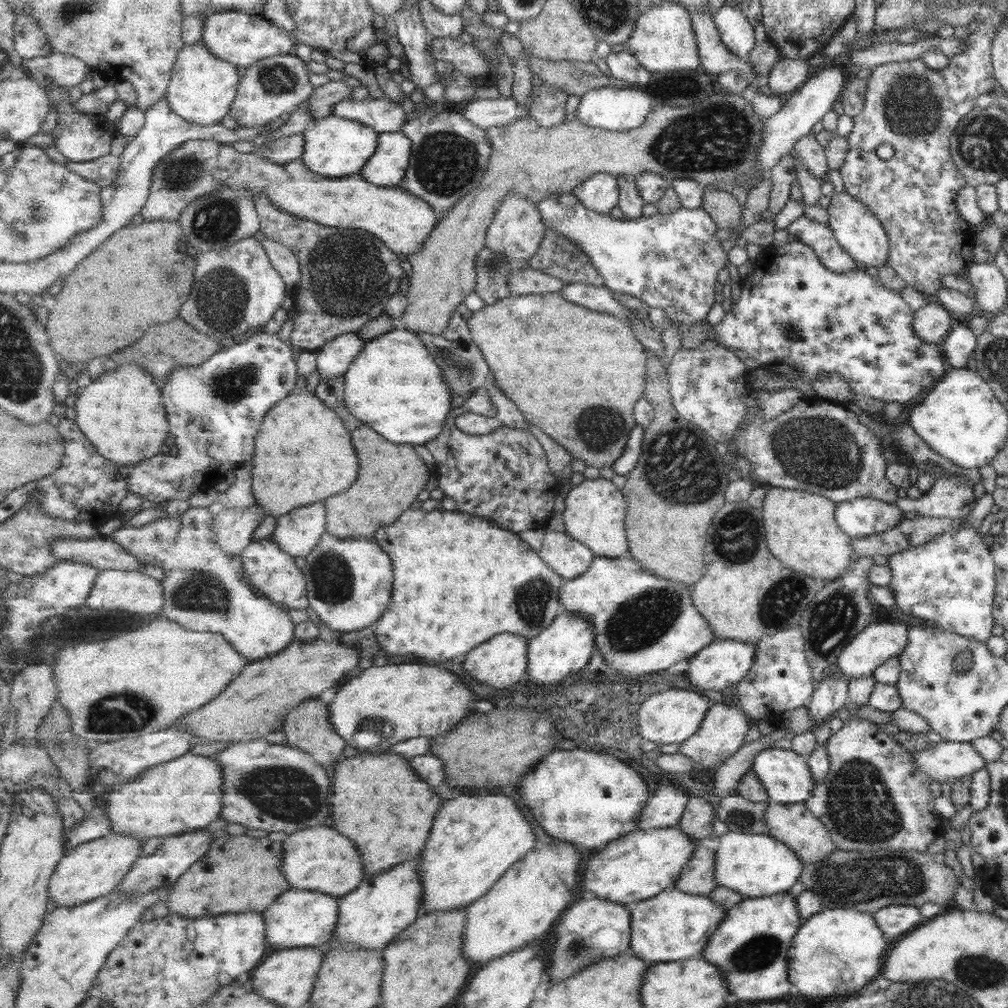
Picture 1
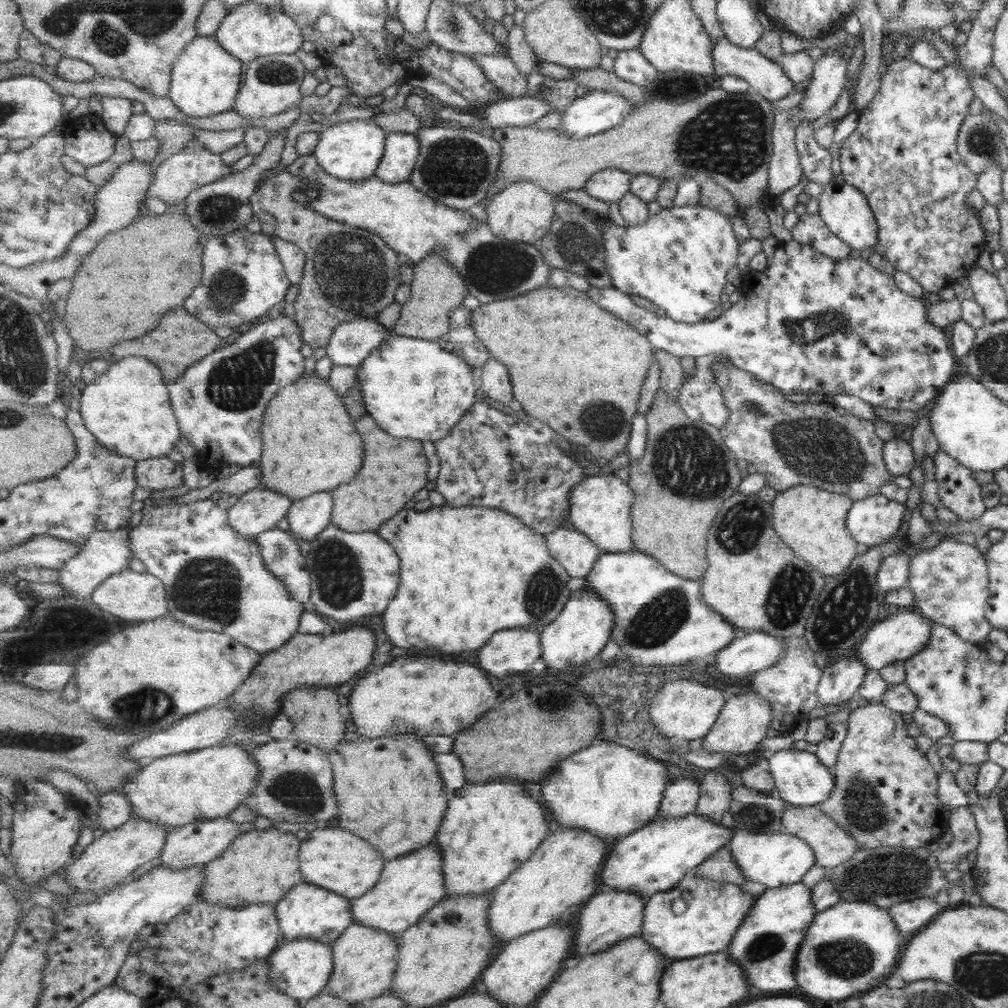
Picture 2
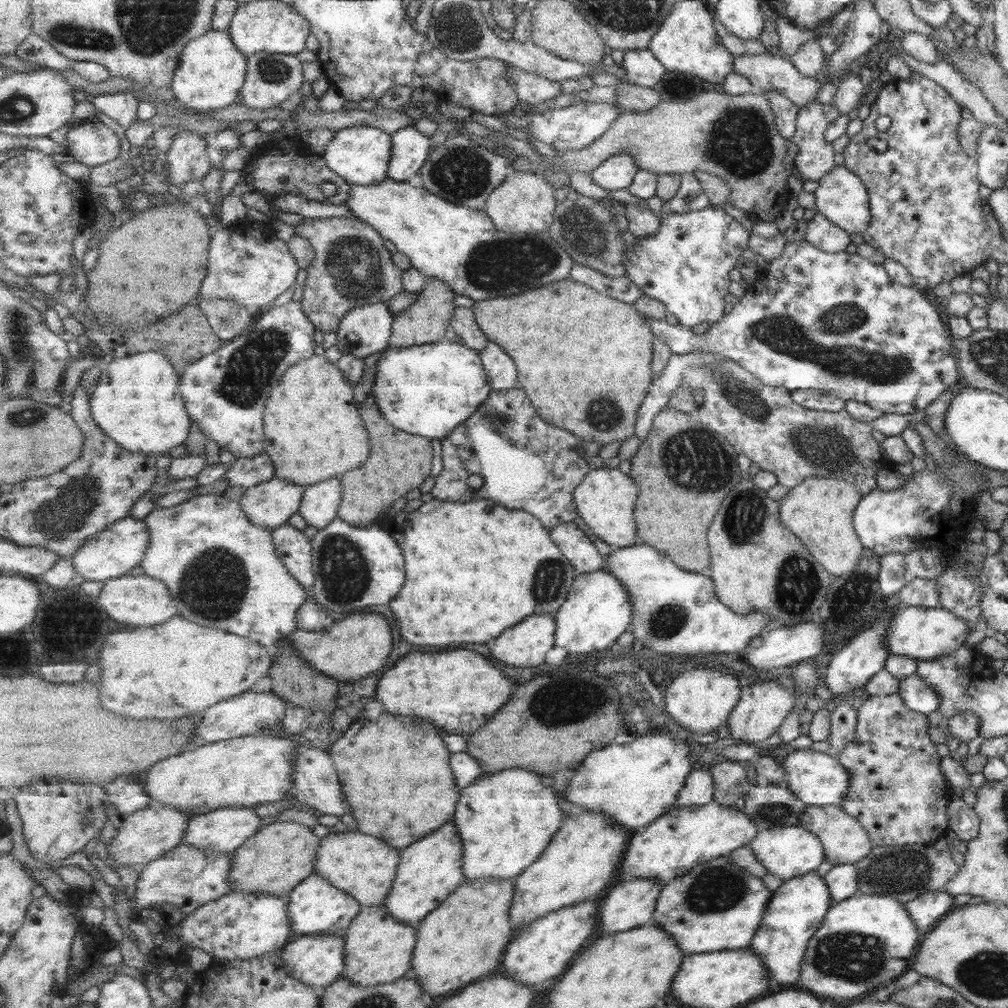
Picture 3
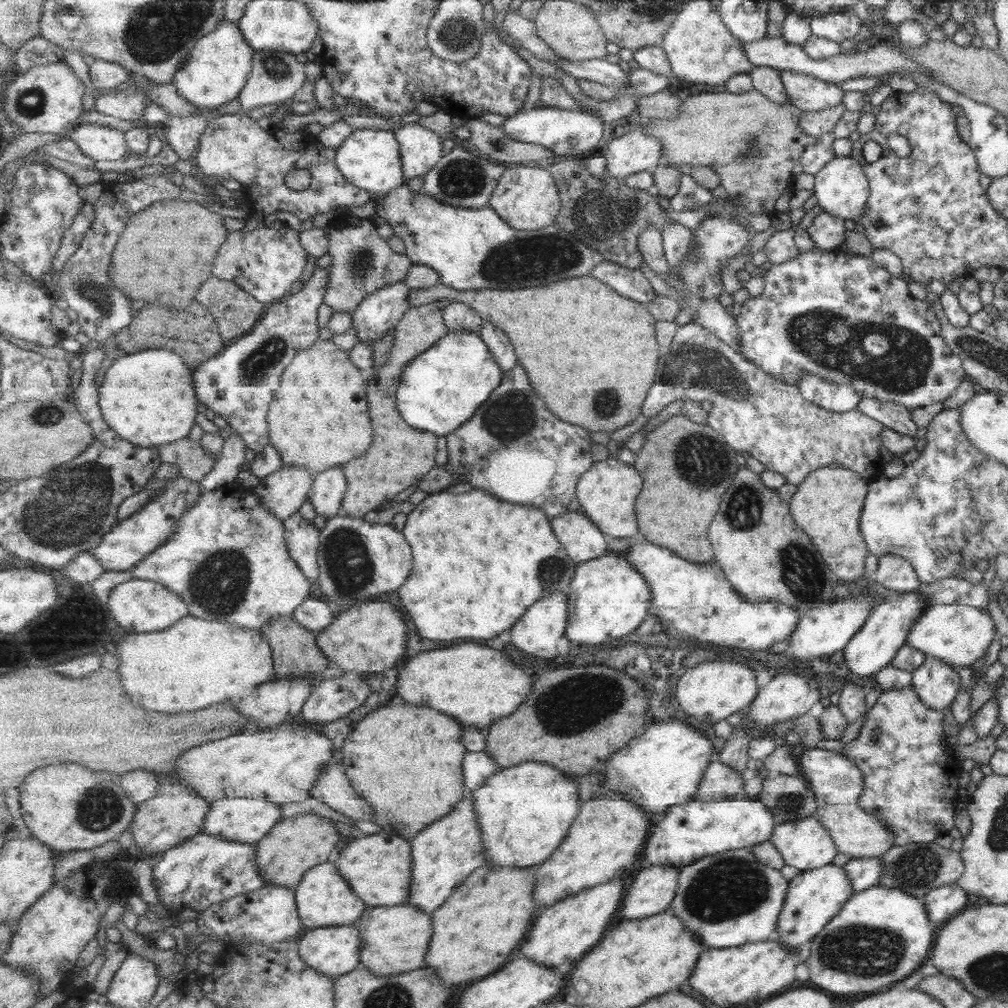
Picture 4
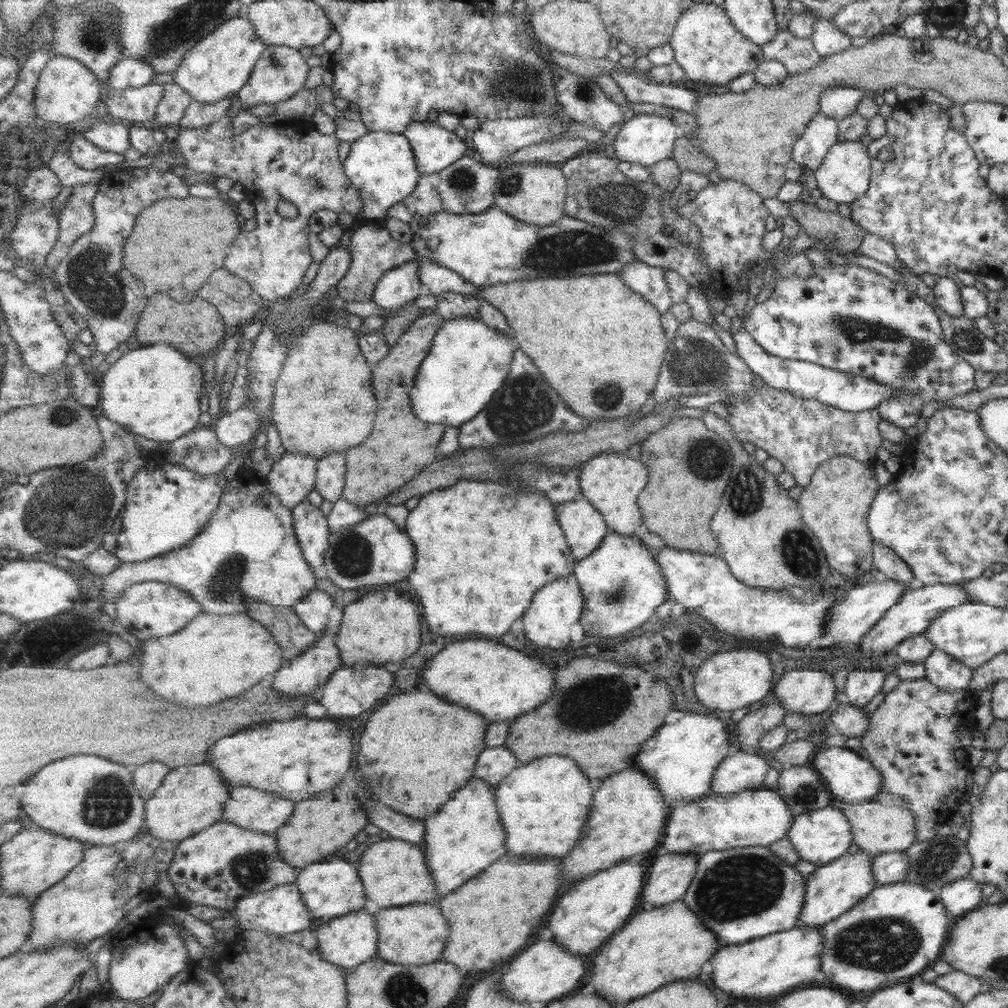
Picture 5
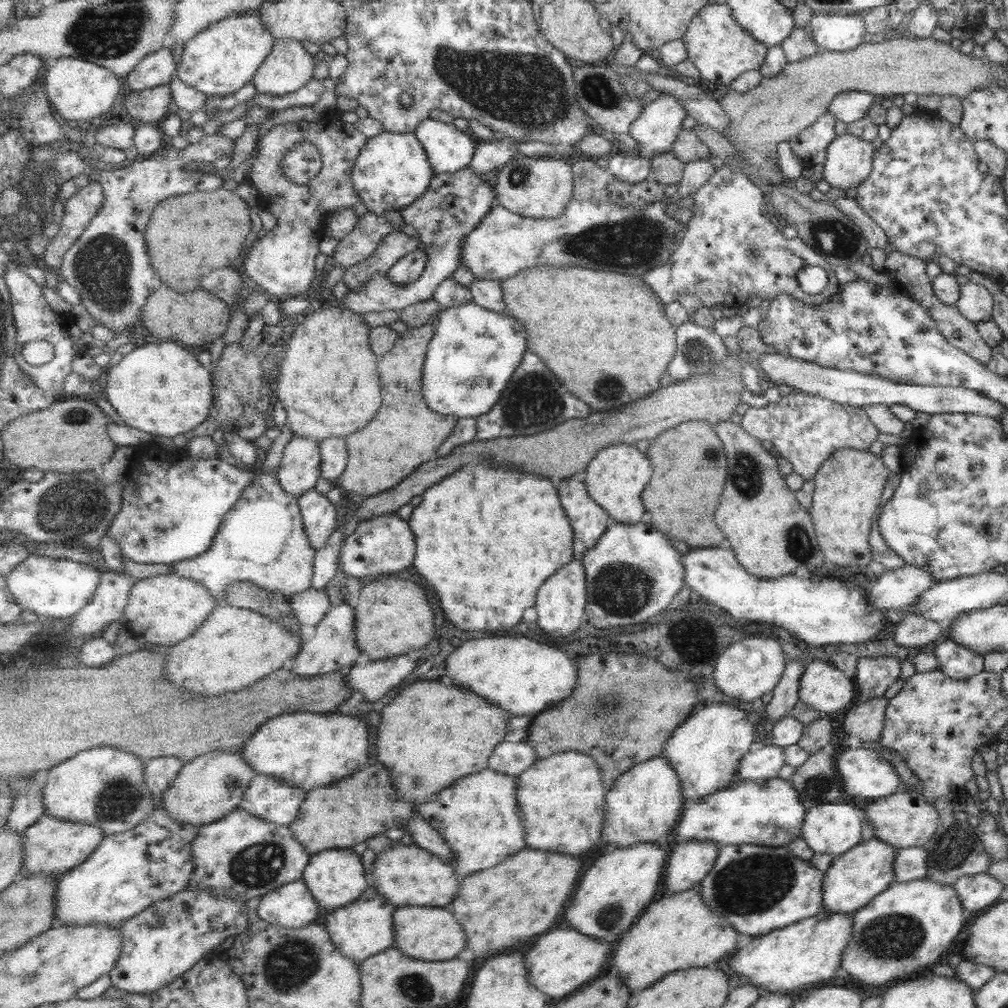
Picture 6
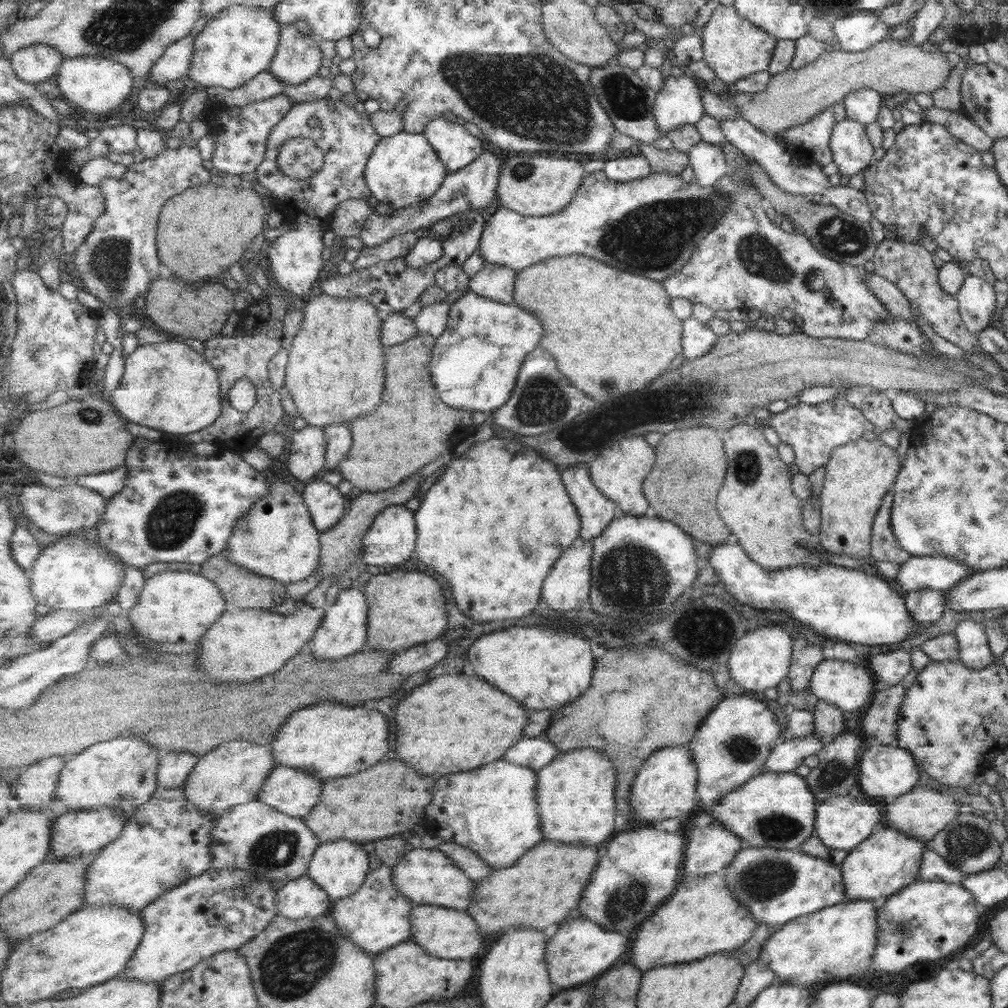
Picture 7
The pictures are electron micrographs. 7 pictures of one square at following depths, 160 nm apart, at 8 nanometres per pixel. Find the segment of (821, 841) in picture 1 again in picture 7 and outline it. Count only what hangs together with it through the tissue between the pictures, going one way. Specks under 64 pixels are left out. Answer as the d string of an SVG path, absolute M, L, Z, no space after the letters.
M928 787L914 788L885 801L885 805L882 806L882 822L887 828L898 830L917 840L929 842L932 836L935 836L948 822L953 820L958 813L957 803L959 802L951 795L941 795Z

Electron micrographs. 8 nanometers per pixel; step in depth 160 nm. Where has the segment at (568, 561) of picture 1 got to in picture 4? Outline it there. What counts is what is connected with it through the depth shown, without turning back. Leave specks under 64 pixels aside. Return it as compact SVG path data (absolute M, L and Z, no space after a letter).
M582 510L565 512L552 520L552 527L576 563L589 562L608 553L605 534Z

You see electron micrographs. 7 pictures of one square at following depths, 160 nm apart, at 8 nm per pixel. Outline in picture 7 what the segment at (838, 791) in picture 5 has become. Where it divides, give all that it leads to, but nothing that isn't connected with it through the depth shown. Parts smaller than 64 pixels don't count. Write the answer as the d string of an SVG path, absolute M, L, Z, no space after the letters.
M876 743L866 746L858 756L857 768L859 789L866 796L880 796L887 800L909 792L913 786L920 783L913 755L897 746L893 748Z

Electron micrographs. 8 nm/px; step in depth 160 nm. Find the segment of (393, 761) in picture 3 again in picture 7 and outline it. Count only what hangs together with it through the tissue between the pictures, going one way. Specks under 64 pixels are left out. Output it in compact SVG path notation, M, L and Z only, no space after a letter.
M447 674L409 692L395 710L395 722L397 758L421 774L443 777L505 758L509 748L525 738L529 712L526 706L477 676Z

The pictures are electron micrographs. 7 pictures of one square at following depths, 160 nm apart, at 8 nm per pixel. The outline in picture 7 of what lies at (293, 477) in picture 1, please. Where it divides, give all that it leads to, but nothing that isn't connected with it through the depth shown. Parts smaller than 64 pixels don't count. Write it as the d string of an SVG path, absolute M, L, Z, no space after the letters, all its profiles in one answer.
M327 293L311 296L303 311L303 323L292 340L290 359L286 374L286 390L292 395L297 415L304 418L308 426L328 428L339 422L351 422L359 416L371 414L384 400L388 357L381 340L384 315L363 297L337 298Z

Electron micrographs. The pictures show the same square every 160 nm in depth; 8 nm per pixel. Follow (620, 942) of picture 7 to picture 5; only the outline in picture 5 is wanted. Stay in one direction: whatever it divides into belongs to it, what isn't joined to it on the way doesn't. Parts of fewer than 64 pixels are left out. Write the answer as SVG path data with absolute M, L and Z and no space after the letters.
M545 934L515 956L515 960L508 966L509 971L502 974L500 989L509 995L509 999L515 999L517 1003L549 1004L575 990L581 984L581 976L585 976L589 968L591 968L589 957L573 954L550 935Z

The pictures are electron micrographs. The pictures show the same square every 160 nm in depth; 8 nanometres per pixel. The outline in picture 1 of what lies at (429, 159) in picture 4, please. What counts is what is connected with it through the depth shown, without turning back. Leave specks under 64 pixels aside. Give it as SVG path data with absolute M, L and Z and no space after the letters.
M402 130L380 133L376 153L360 172L377 186L401 185L412 157L412 139Z

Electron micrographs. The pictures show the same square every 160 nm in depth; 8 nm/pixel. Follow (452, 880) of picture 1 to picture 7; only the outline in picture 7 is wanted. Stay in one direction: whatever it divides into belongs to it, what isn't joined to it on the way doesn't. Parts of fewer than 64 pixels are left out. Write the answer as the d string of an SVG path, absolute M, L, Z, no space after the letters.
M583 748L561 753L539 770L537 800L544 840L601 848L615 832L617 769L605 751Z

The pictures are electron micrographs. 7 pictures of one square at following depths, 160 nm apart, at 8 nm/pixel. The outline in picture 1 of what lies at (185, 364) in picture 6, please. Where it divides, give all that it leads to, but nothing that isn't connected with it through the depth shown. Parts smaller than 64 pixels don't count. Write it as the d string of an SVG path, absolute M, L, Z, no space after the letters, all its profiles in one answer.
M128 364L109 370L97 382L79 391L75 400L76 421L87 438L96 446L101 456L116 462L119 466L137 465L161 455L161 446L169 436L170 426L165 406L161 402L161 388L153 382L153 376L140 365Z

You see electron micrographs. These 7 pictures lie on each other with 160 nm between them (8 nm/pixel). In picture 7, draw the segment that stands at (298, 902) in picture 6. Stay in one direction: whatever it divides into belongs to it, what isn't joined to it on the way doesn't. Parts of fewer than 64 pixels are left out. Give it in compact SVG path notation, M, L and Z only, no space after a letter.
M308 874L304 877L286 881L278 890L275 905L278 914L285 918L317 918L331 908L329 894Z

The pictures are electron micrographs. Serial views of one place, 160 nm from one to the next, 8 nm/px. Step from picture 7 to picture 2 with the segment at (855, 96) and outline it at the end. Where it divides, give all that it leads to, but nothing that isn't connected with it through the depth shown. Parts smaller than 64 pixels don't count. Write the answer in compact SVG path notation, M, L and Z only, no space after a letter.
M727 38L714 40L714 66L716 75L731 75L742 78L750 86L752 92L759 93L769 101L777 101L786 94L793 93L799 89L782 73L780 64L761 56L755 49L743 49L734 46Z

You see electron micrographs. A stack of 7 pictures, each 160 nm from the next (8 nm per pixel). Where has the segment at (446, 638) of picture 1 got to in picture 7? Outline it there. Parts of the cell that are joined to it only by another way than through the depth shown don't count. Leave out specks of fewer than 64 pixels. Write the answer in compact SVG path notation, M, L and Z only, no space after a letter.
M500 436L466 447L467 454L449 464L439 484L428 488L415 511L418 530L415 555L447 578L455 602L475 622L525 618L542 600L541 588L553 566L581 537L581 517L563 482L562 470L538 450Z

